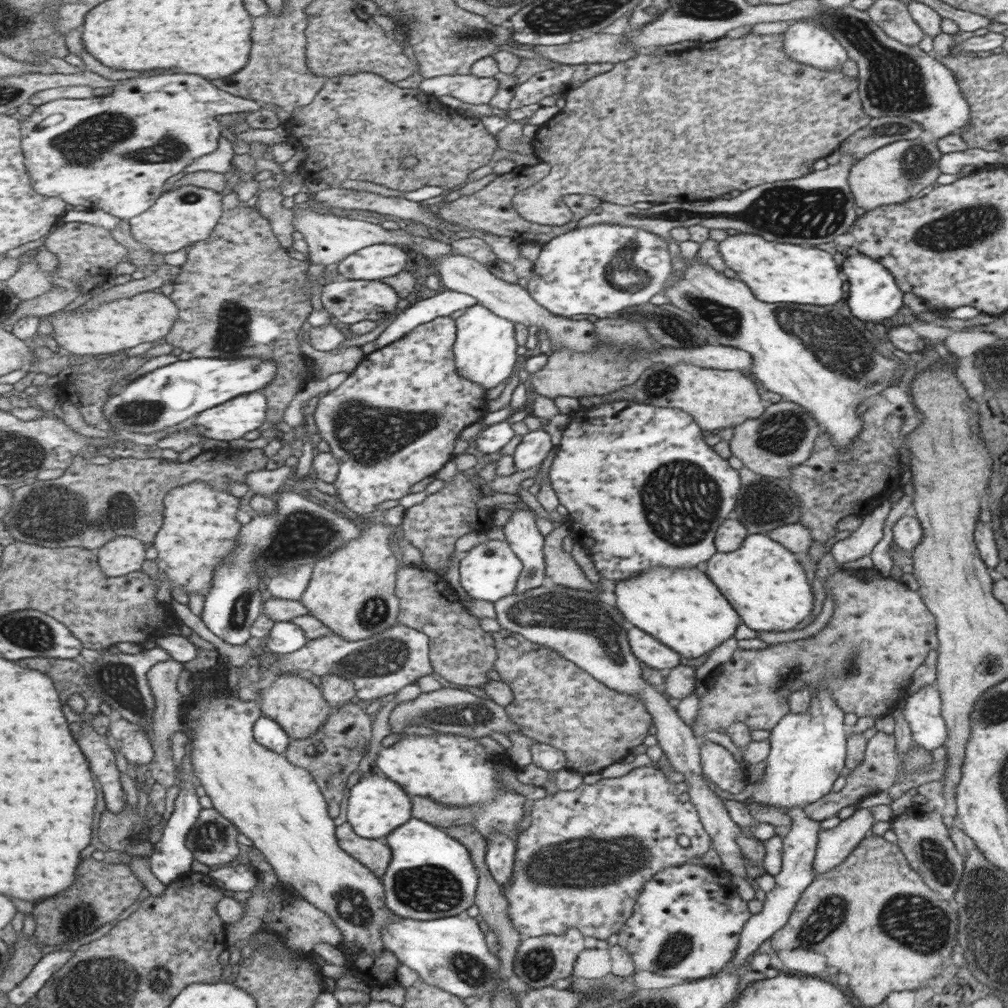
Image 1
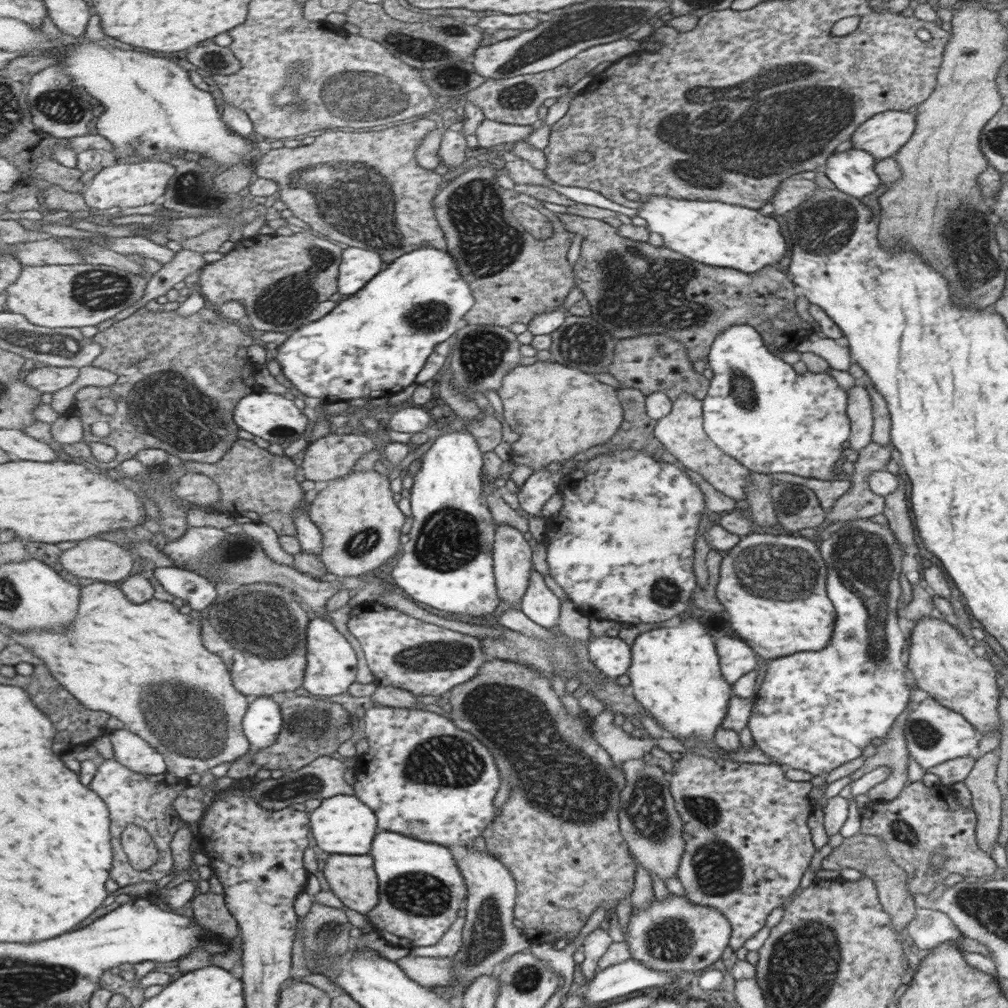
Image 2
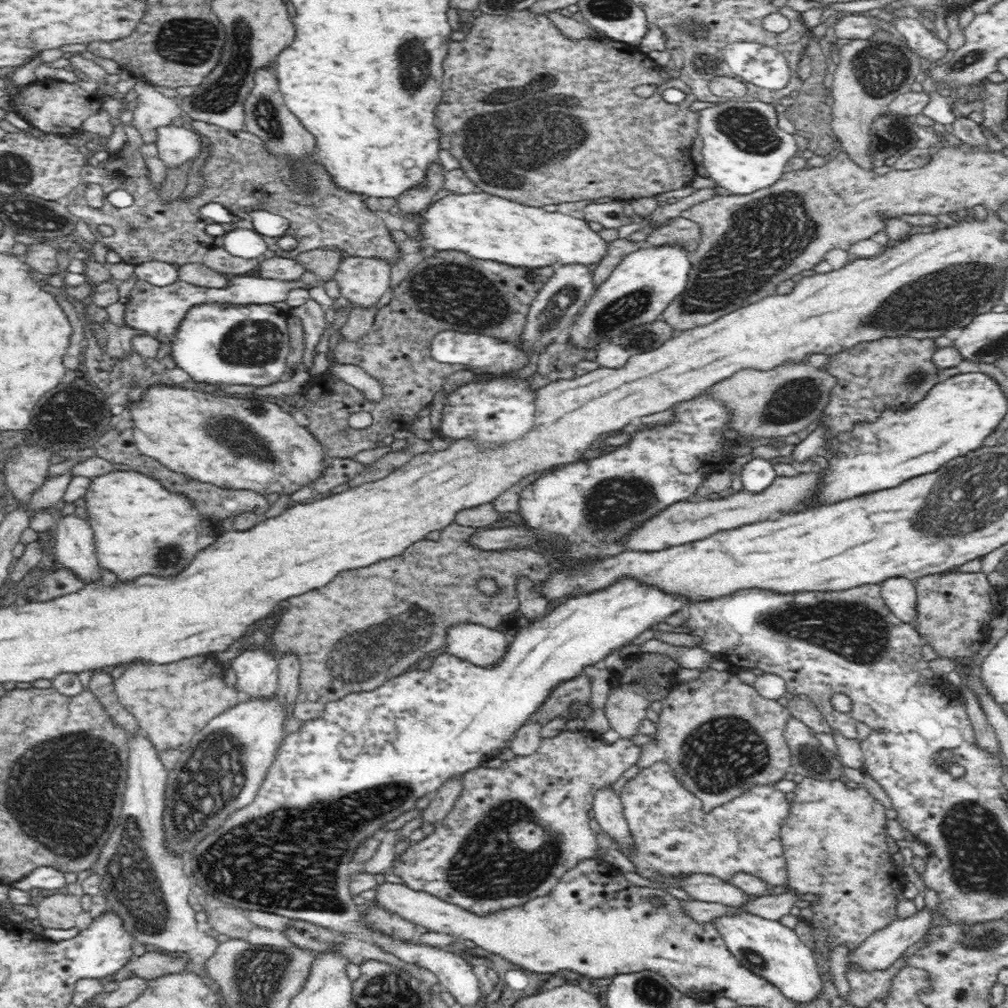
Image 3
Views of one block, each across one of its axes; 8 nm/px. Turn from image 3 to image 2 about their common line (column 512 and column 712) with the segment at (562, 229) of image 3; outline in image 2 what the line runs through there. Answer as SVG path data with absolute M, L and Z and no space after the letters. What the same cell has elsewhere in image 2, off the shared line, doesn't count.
M654 194L647 202L641 203L636 215L645 220L649 232L661 236L663 247L707 266L757 273L764 266L776 266L787 252L779 224L768 215L743 206Z

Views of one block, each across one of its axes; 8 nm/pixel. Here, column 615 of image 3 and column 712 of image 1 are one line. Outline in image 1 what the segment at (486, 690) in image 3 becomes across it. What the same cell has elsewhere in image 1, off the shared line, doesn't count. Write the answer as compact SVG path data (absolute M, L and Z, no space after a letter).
M651 568L637 578L615 582L614 590L617 597L614 607L622 612L625 620L671 647L681 658L703 656L731 638L739 624L735 610L697 568Z

